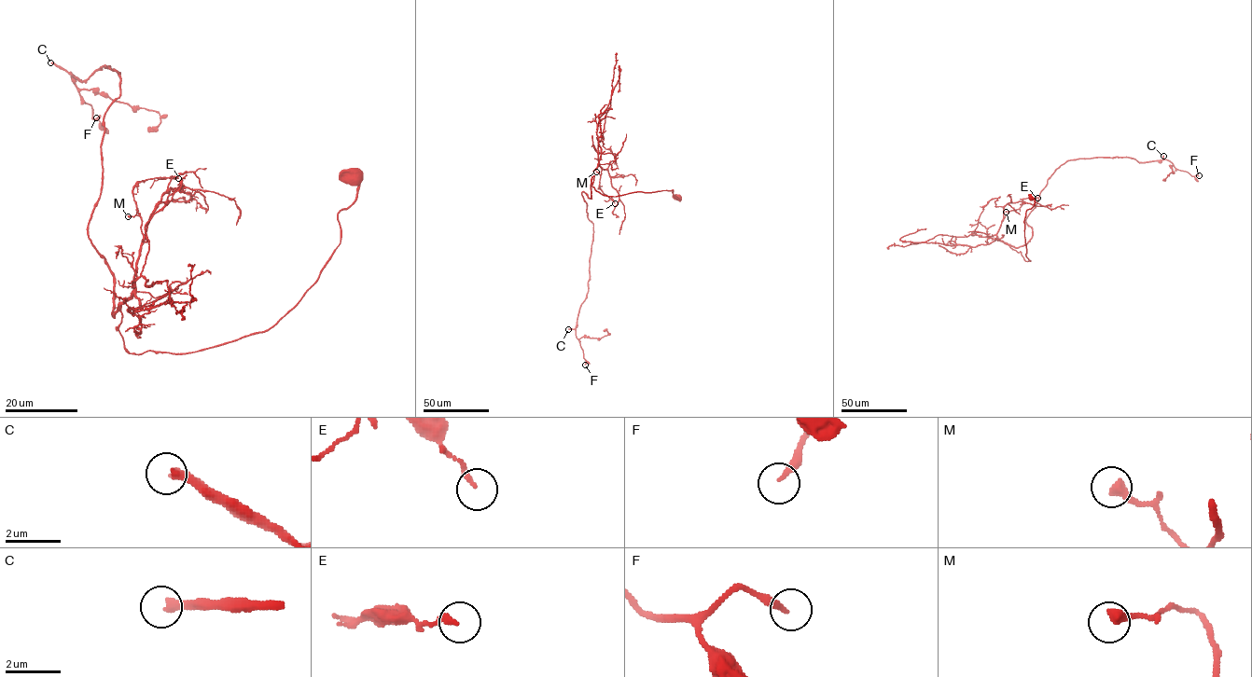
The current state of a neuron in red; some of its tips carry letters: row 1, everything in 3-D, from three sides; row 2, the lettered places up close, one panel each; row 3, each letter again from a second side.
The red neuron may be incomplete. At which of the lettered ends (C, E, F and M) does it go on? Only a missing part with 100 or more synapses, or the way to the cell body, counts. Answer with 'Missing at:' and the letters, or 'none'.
Missing at: C

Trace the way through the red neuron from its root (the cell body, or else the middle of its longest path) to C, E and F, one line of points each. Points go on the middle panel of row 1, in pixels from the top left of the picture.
C: (679, 197), (673, 190), (605, 196), (592, 176), (591, 198), (581, 192), (593, 224), (588, 292), (568, 329)
E: (679, 197), (673, 190), (602, 194), (591, 186), (598, 162), (602, 170), (598, 188), (615, 203)
F: (679, 197), (673, 190), (604, 195), (593, 175), (591, 198), (581, 192), (593, 224), (576, 327), (585, 365)

